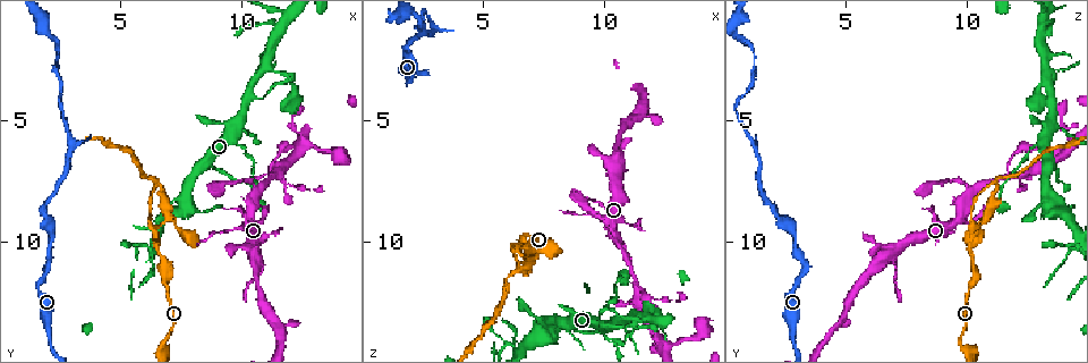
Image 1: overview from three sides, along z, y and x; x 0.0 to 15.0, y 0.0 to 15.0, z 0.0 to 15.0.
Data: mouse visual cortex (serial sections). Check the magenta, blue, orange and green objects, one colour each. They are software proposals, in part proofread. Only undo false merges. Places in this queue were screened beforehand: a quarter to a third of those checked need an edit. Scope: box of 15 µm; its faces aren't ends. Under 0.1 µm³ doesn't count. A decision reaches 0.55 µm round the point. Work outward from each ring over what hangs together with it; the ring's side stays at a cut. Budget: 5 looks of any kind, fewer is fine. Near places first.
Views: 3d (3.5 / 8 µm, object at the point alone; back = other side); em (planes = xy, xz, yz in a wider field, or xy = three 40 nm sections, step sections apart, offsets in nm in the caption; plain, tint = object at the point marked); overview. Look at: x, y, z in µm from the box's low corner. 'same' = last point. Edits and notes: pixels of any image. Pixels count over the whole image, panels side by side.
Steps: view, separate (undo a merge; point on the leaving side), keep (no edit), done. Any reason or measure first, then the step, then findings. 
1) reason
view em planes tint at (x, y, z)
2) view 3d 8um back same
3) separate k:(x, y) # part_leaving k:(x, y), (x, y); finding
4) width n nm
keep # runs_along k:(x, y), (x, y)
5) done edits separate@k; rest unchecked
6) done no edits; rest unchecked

abrupt turn
view 3d 3.5um at (6.6, 14.3, 9.7)

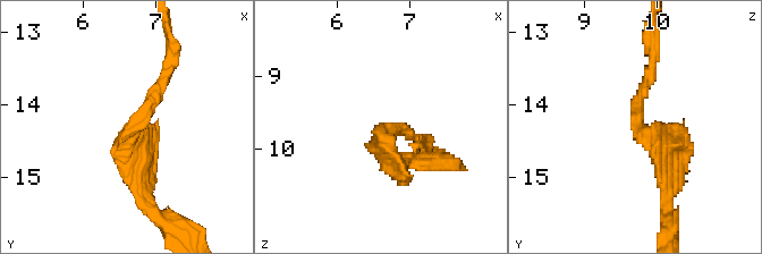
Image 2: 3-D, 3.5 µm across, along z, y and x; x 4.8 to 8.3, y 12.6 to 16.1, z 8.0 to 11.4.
keep # runs_along 2:(652, 66), (637, 121), (687, 167); continuous, no second cell

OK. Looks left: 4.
a fork
view 3d 3.5um at (6.9, 9.0, 10.7)

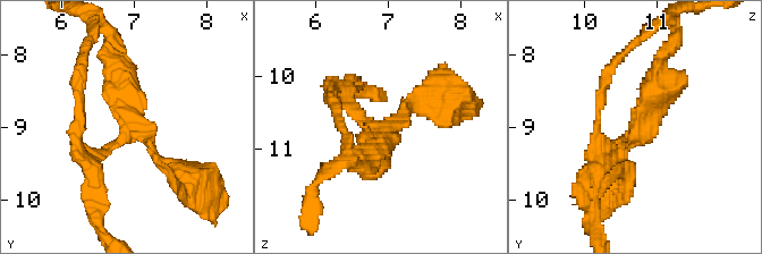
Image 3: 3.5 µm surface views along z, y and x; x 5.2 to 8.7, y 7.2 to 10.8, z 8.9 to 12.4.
arms 3; arm_widths 150, 200, 350 nm; need the tissue
view em xy step 3 tint at (6.90, 8.95, 10.75)

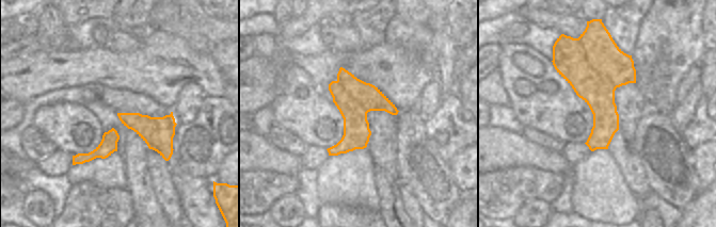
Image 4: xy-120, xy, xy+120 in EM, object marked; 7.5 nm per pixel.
view em xy step 1 tint same

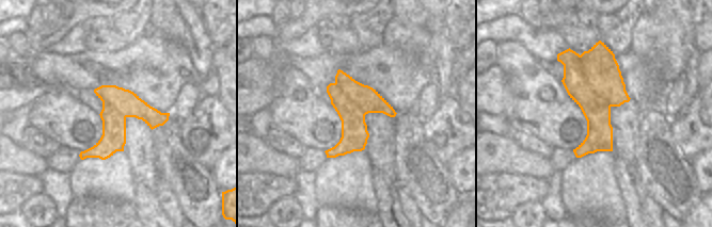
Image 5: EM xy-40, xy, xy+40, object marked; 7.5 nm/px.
keep # runs_along 3:(600, 168), (632, 144), (667, 53); all the same cell

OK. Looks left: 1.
done no edits; rest unchecked

